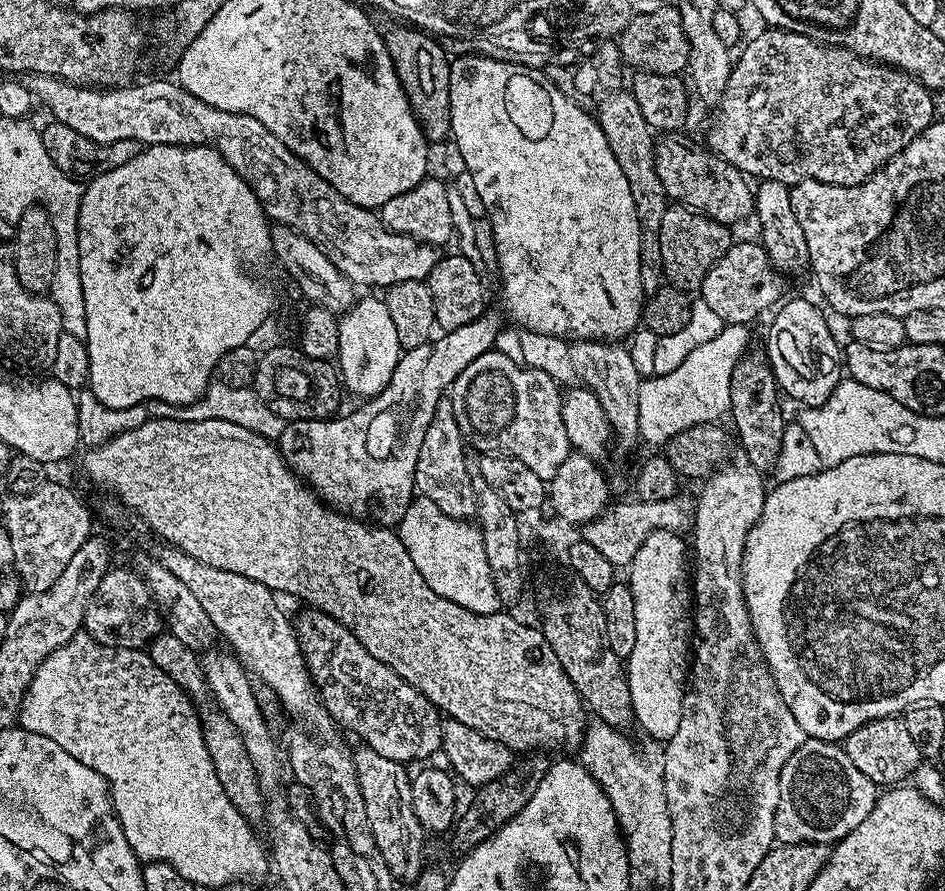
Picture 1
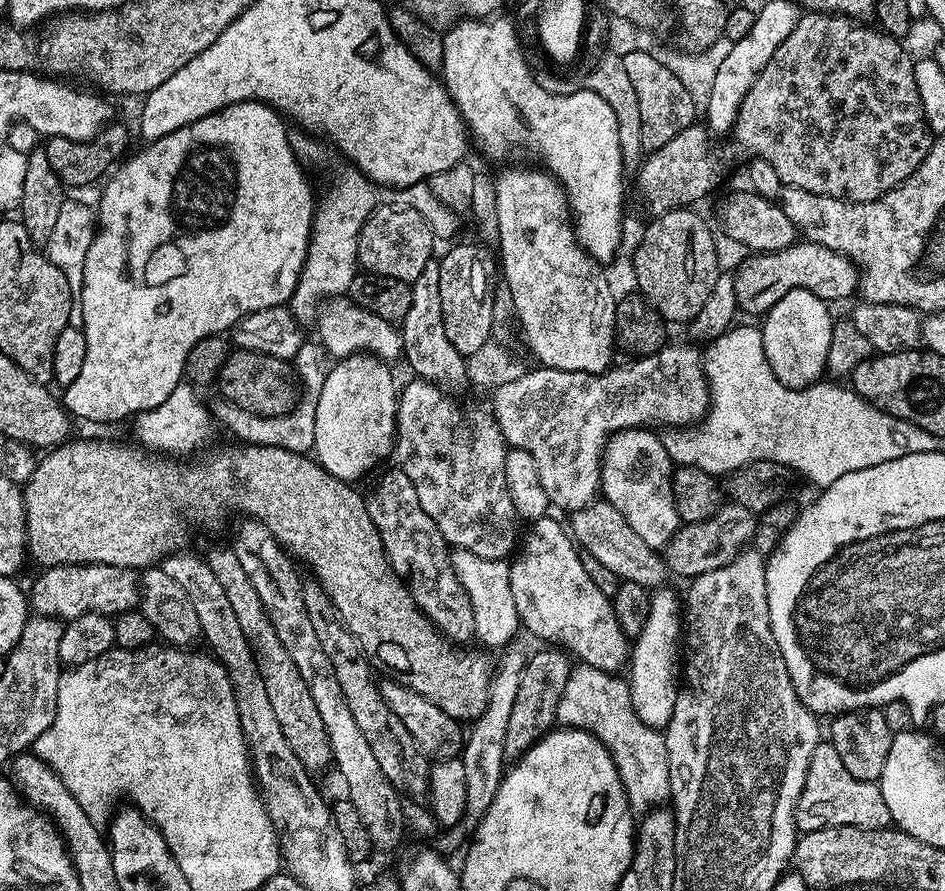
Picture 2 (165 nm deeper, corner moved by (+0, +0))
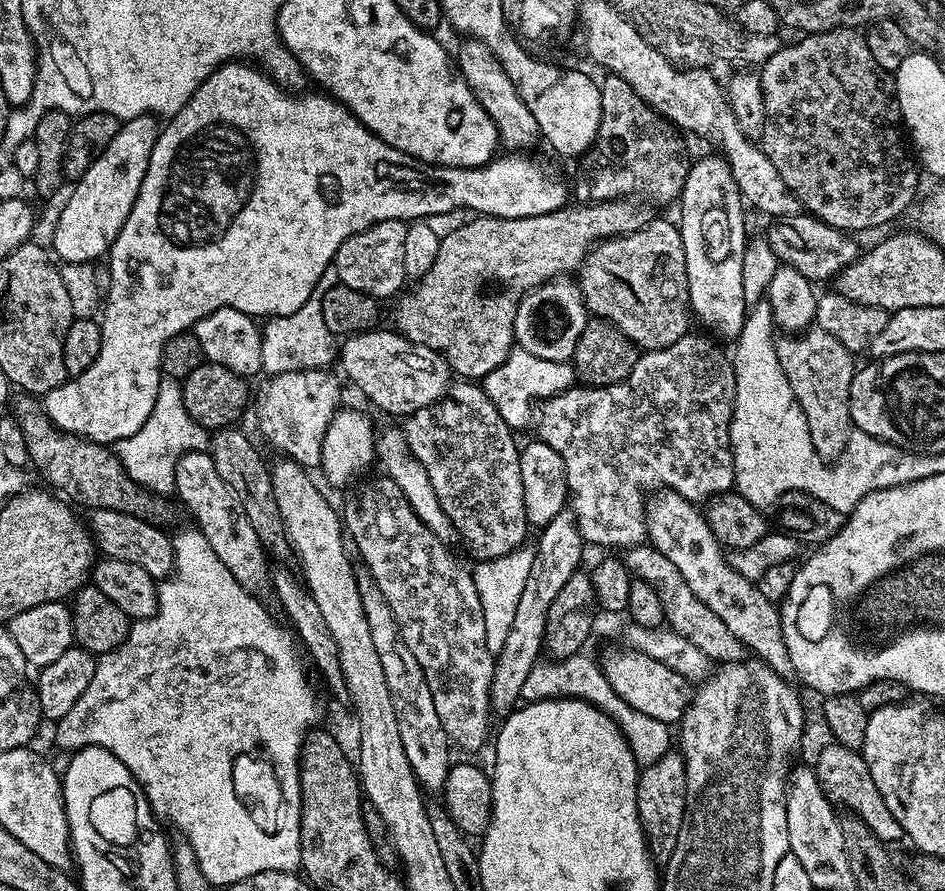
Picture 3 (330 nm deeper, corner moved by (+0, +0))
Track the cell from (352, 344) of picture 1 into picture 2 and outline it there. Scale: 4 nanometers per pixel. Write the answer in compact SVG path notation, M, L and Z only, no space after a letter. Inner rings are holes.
M367 354L336 360L318 394L314 418L314 459L334 474L334 478L356 482L379 460L393 455L397 438L398 385L388 368L391 367L385 361Z

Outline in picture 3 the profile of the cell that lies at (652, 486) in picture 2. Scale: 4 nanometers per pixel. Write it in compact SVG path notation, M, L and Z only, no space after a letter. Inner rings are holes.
M660 490L647 501L644 509L644 518L648 521L647 539L651 547L657 548L670 562L674 562L674 567L678 569L678 574L686 578L686 586L698 594L722 622L726 622L726 630L738 638L749 653L757 659L764 661L779 676L788 678L793 675L792 663L790 662L790 650L786 650L786 642L782 638L782 626L780 625L780 610L777 605L772 604L764 597L762 590L753 581L742 578L738 570L734 570L731 559L726 555L725 549L720 543L720 539L710 530L708 521L703 511L696 512L697 505L690 500L684 500L678 493Z

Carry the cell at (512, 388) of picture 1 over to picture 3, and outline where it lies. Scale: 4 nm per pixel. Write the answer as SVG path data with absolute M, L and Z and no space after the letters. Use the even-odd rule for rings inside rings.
M689 334L678 338L665 348L659 348L653 352L644 352L640 361L634 366L634 370L626 379L617 384L611 384L609 388L593 388L591 386L573 386L564 392L559 392L557 396L551 396L549 400L543 401L541 410L538 412L538 424L540 420L540 432L538 438L550 450L558 450L562 458L562 466L566 468L566 482L568 483L568 495L570 497L570 510L576 516L576 525L580 531L580 536L589 545L601 544L604 550L616 550L621 548L627 550L645 543L648 534L648 521L644 518L646 507L646 495L644 492L651 493L653 490L664 489L669 492L676 492L682 499L693 502L700 500L711 501L719 498L726 492L733 491L736 483L736 471L732 461L732 447L730 446L730 422L732 421L732 407L736 401L736 371L732 365L729 353L723 352L715 339L707 335L695 336Z

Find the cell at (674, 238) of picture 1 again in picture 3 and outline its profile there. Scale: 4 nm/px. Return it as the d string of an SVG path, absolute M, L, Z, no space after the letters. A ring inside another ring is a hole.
M652 218L637 232L616 236L612 240L599 241L580 265L578 283L589 313L593 317L608 321L631 344L635 344L637 349L653 352L678 342L678 338L689 335L686 250L682 250L682 234L673 221L671 224L668 220Z

